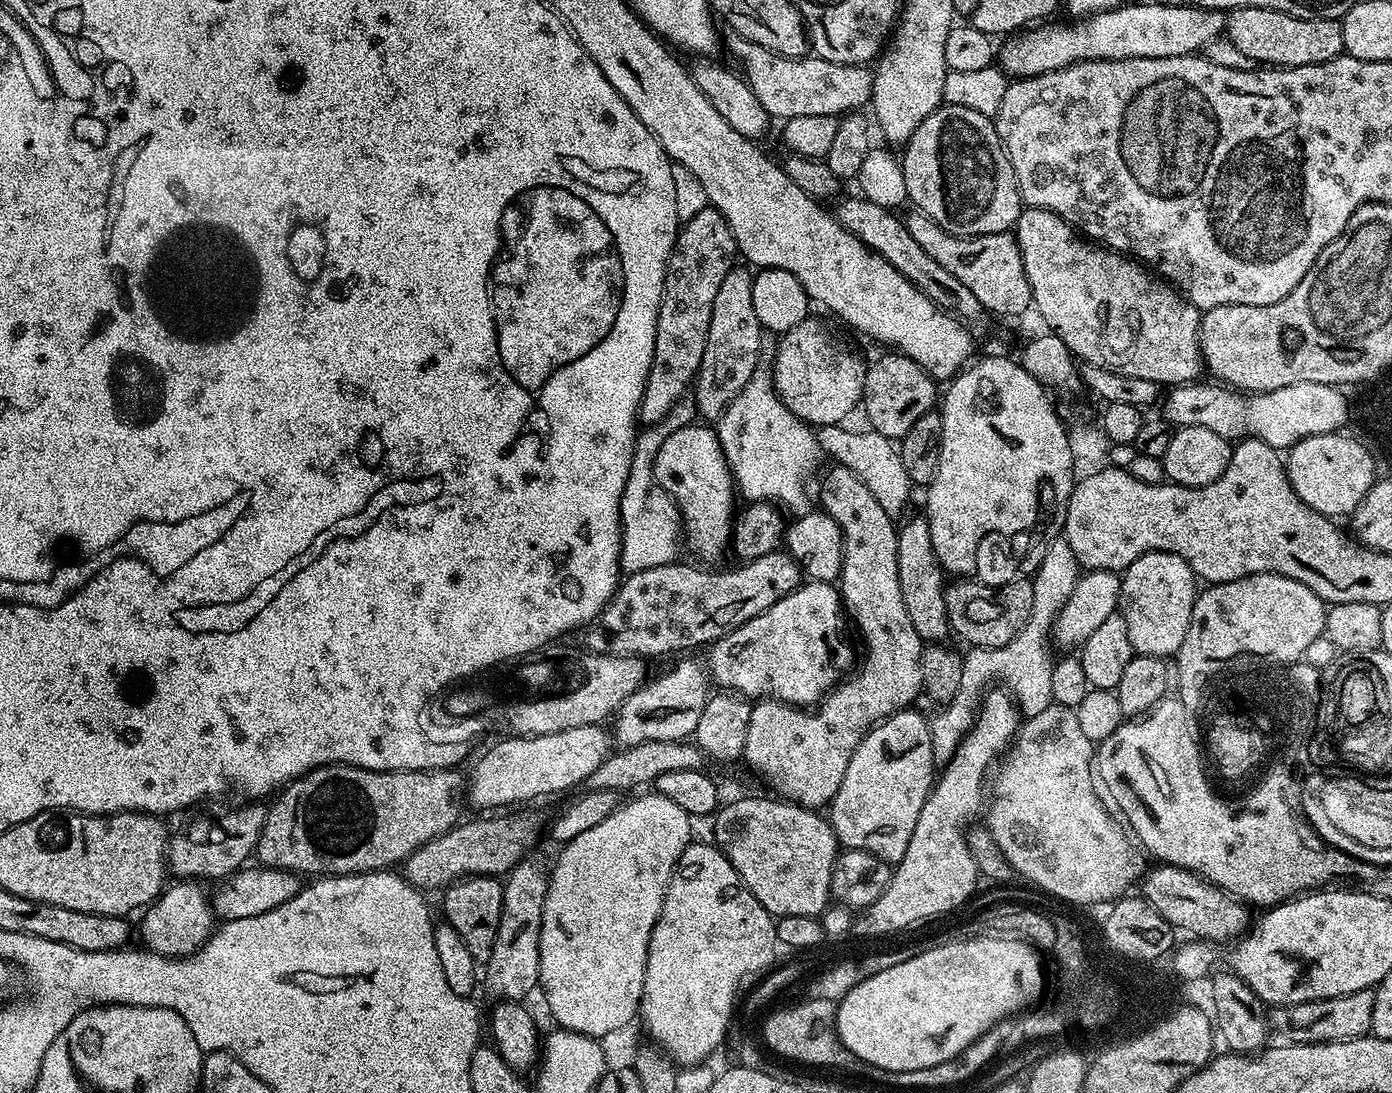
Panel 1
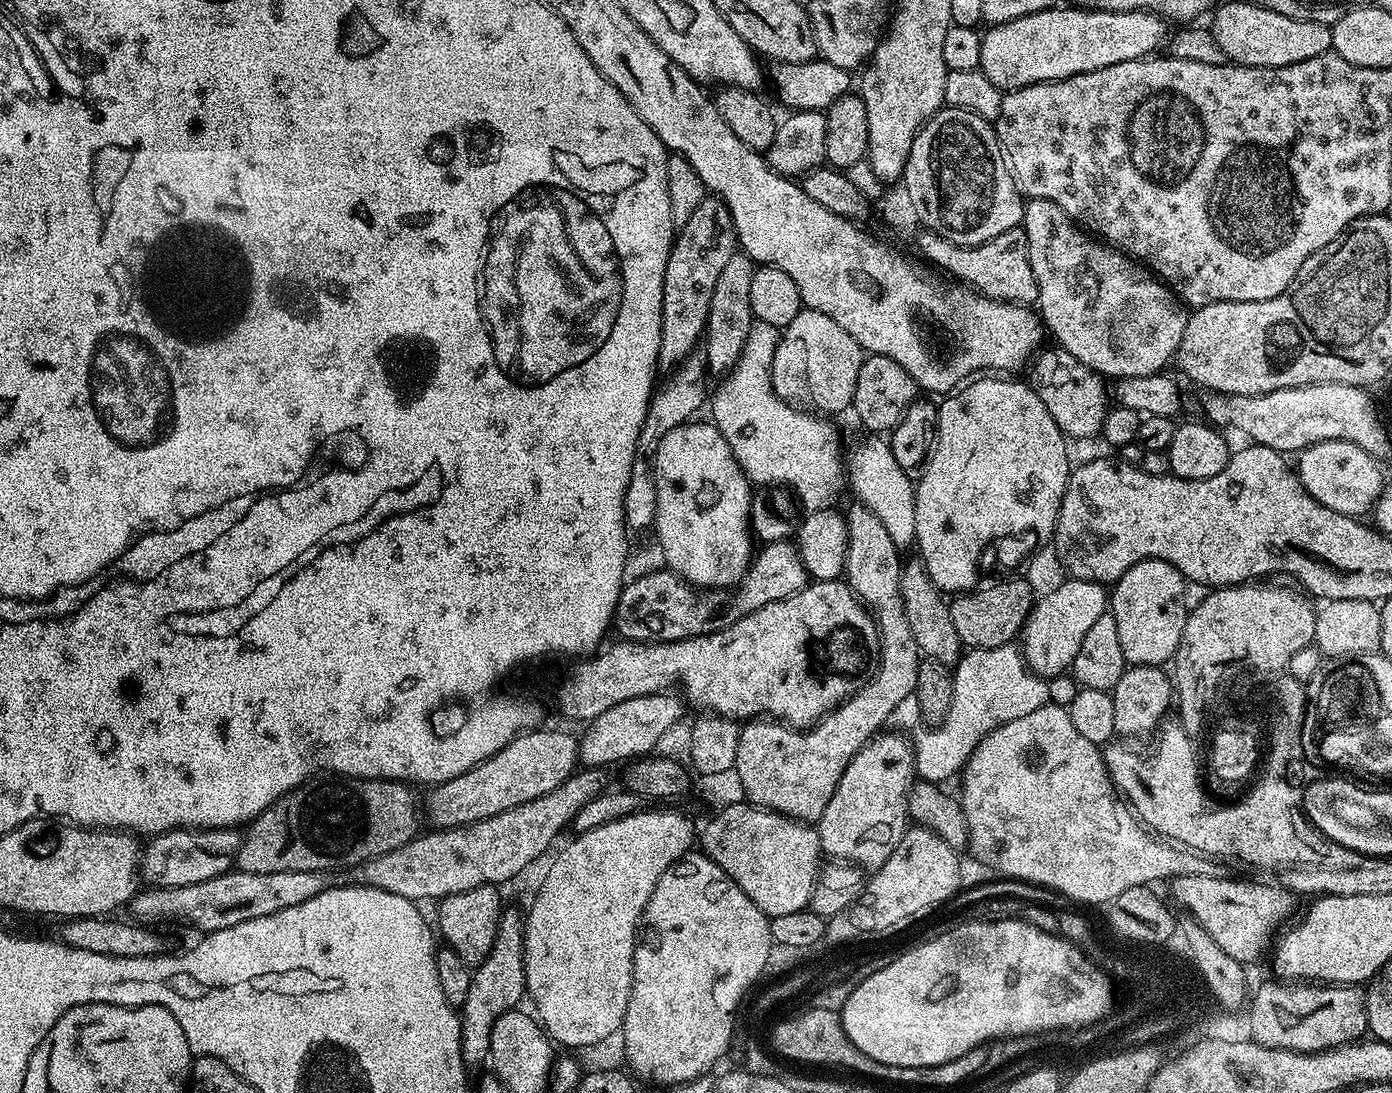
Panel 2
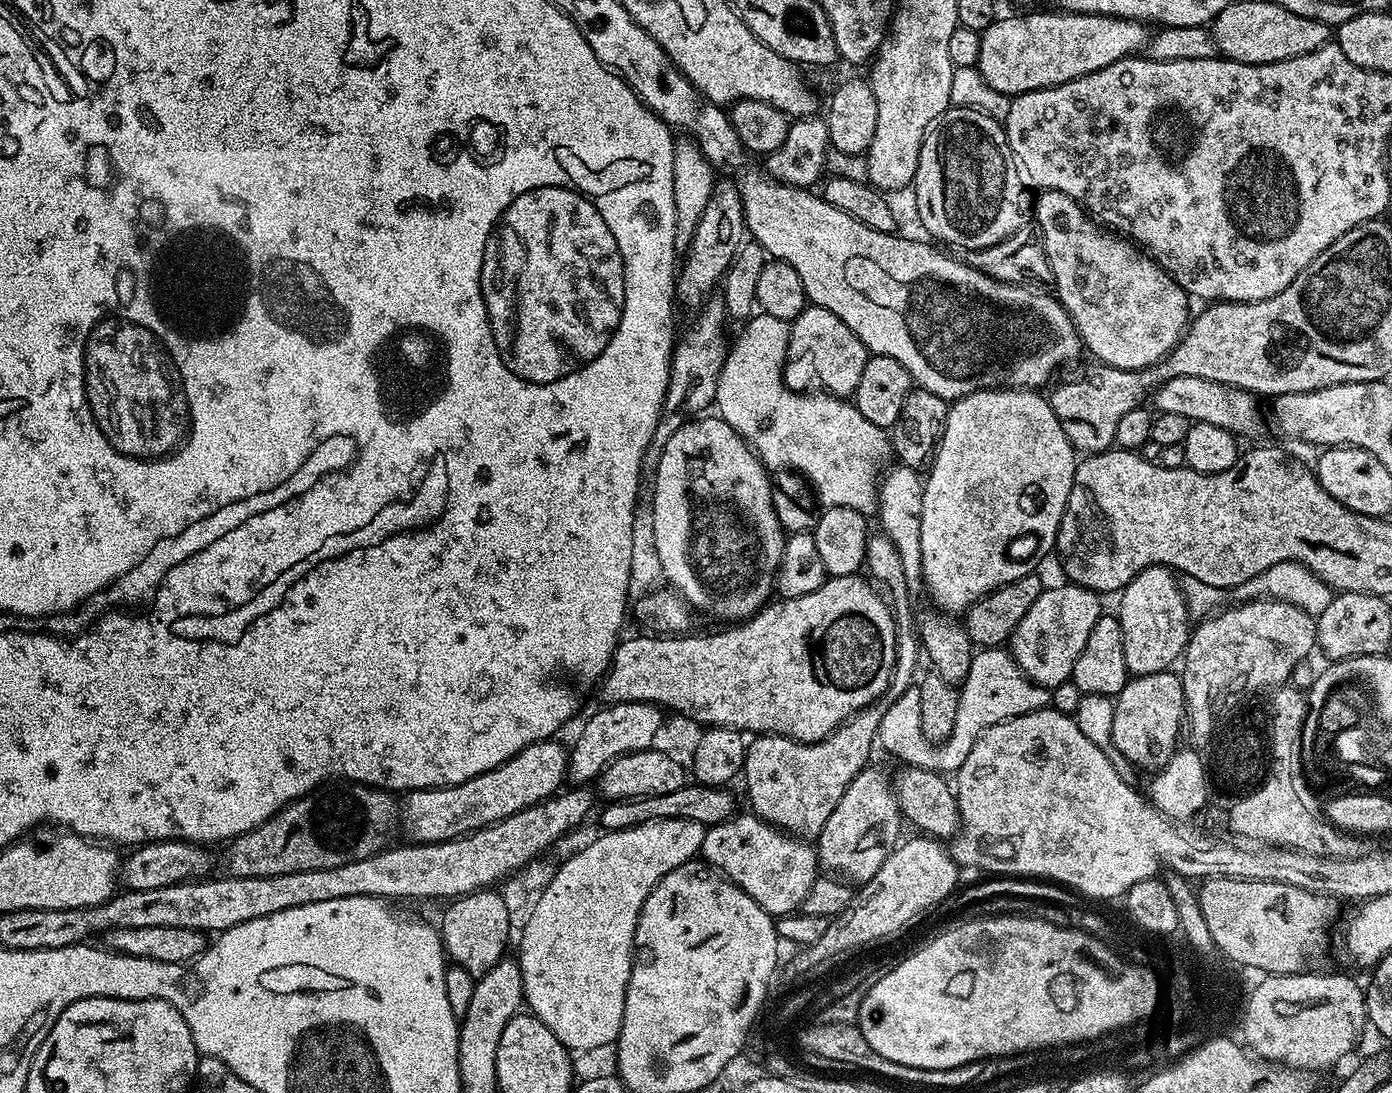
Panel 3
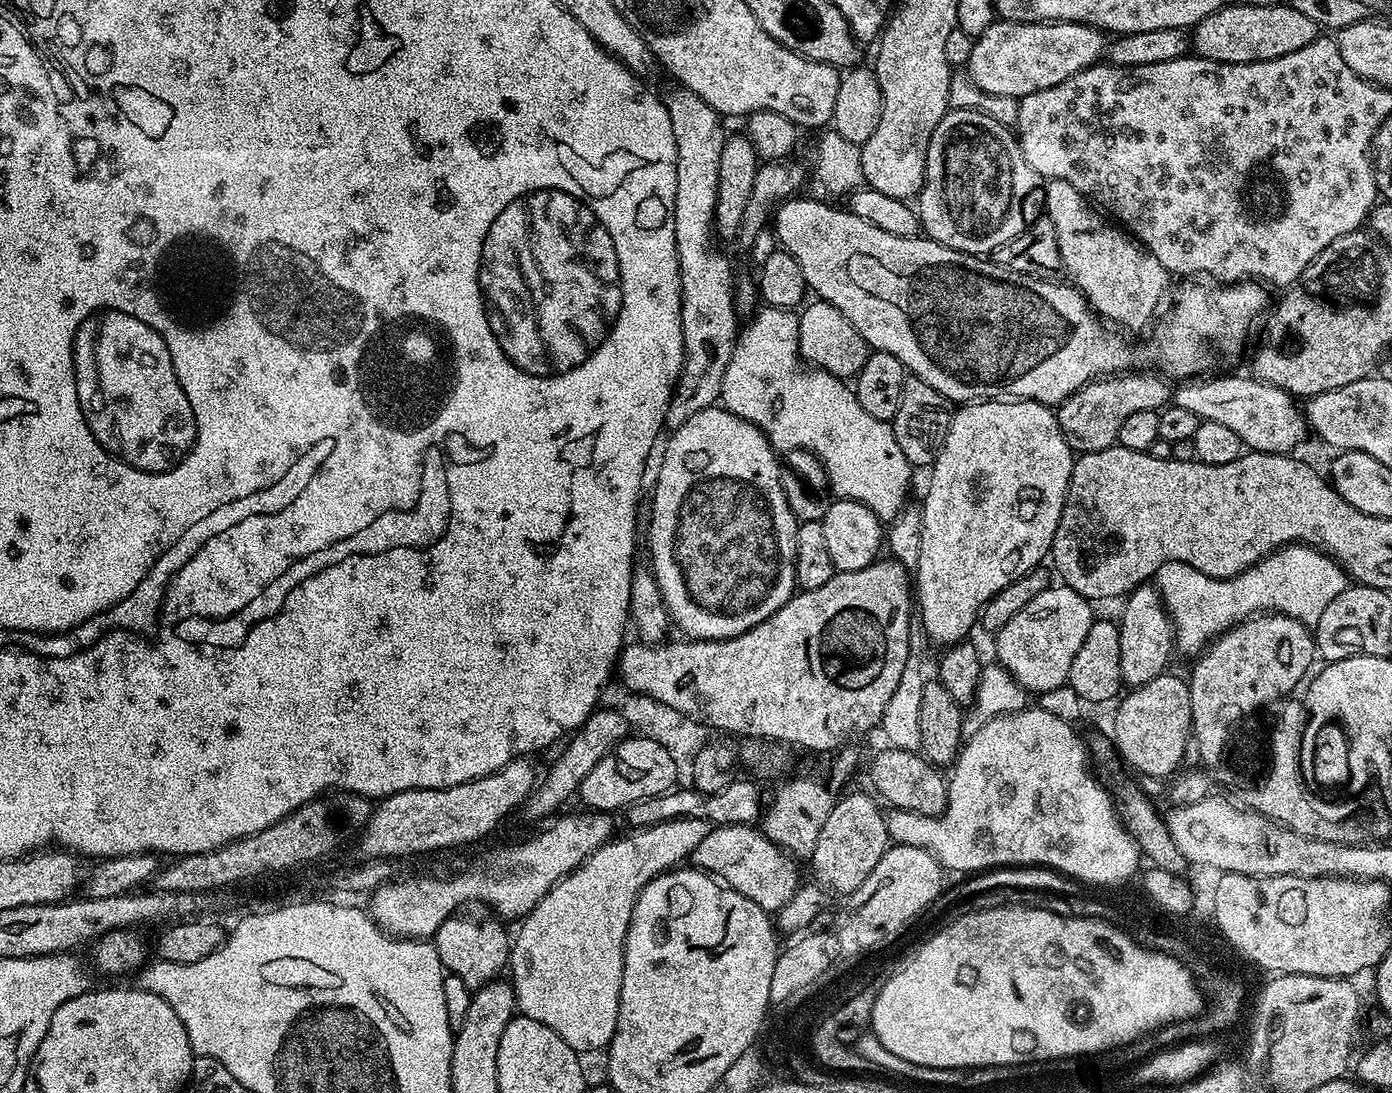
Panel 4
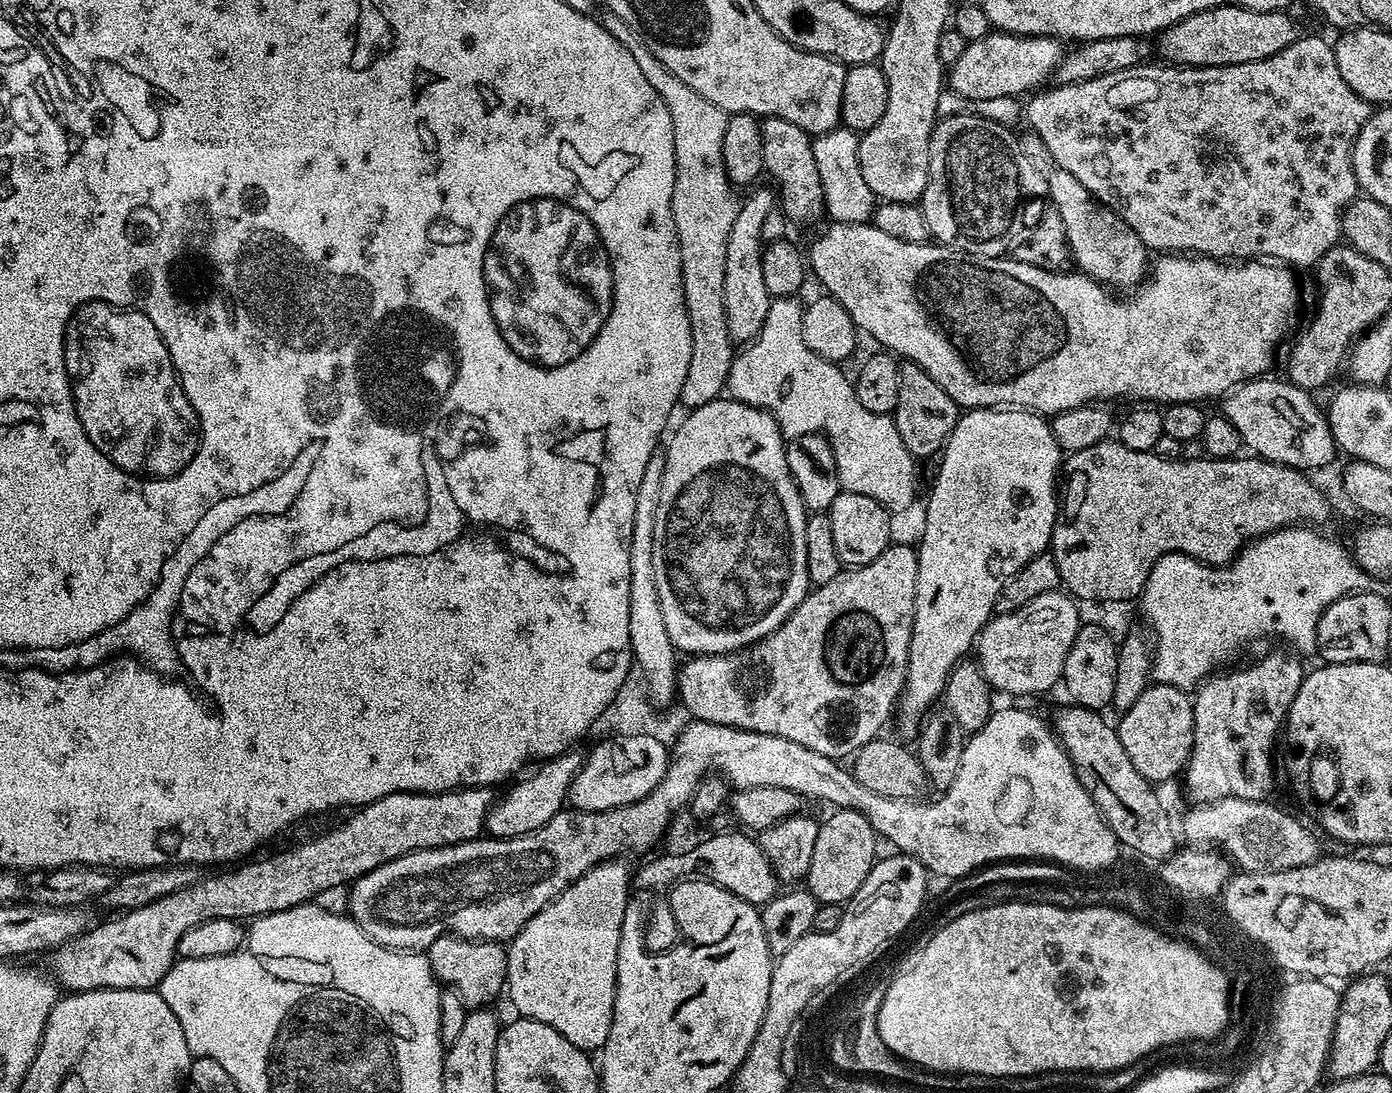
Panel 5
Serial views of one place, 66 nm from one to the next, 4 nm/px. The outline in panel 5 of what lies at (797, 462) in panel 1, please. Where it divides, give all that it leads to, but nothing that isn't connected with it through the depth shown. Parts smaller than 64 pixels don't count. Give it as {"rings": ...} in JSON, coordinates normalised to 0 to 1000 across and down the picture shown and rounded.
{"rings":[[[572,271],[557,272],[550,287],[550,295],[547,295],[547,302],[537,317],[526,327],[524,342],[523,343],[522,361],[527,366],[547,373],[555,380],[560,395],[566,403],[573,403],[583,395],[588,395],[595,400],[599,412],[601,433],[606,449],[614,452],[622,452],[622,456],[628,456],[639,469],[649,468],[658,457],[658,425],[659,418],[648,408],[648,400],[645,398],[643,383],[639,379],[628,379],[628,375],[622,375],[619,368],[616,368],[613,349],[606,340],[603,332],[593,329],[576,319],[577,289],[578,279]]]}

